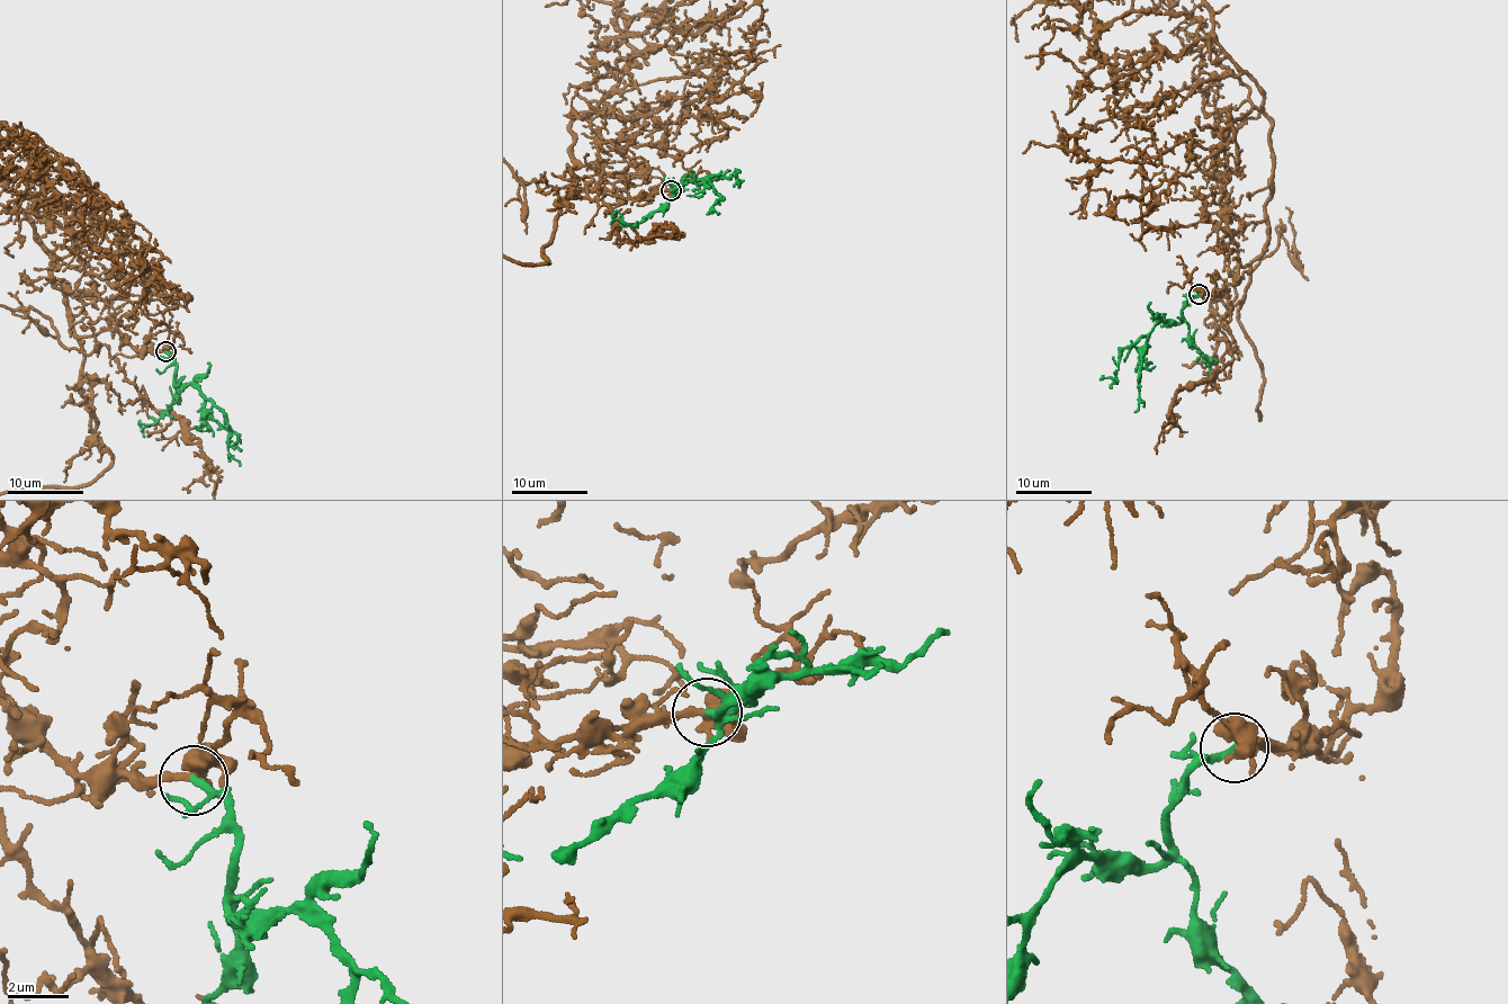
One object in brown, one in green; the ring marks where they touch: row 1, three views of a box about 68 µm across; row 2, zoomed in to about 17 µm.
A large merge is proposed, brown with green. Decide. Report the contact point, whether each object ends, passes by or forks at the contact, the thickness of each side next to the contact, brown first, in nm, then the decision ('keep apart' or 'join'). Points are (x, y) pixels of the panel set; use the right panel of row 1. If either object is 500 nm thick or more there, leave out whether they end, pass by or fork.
place (1199, 294); brown forks; green ends; calibres 360 and 240 nm; join

